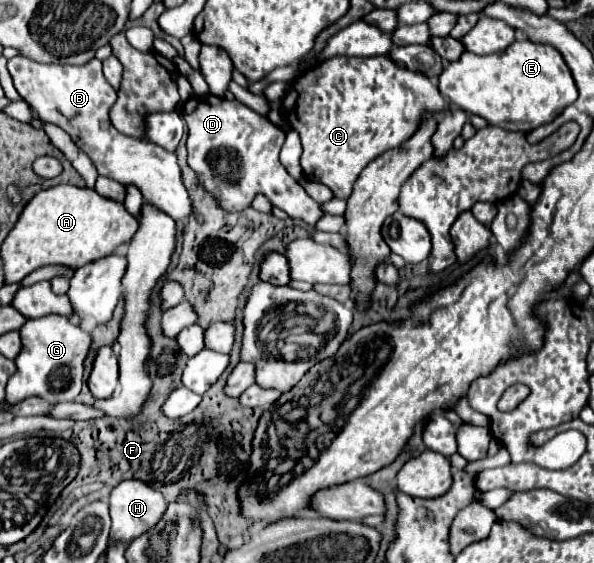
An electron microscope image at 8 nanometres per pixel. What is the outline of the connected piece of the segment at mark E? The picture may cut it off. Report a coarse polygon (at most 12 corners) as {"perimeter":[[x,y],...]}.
{"perimeter":[[530,40],[444,64],[438,88],[488,124],[530,132],[578,94]]}

